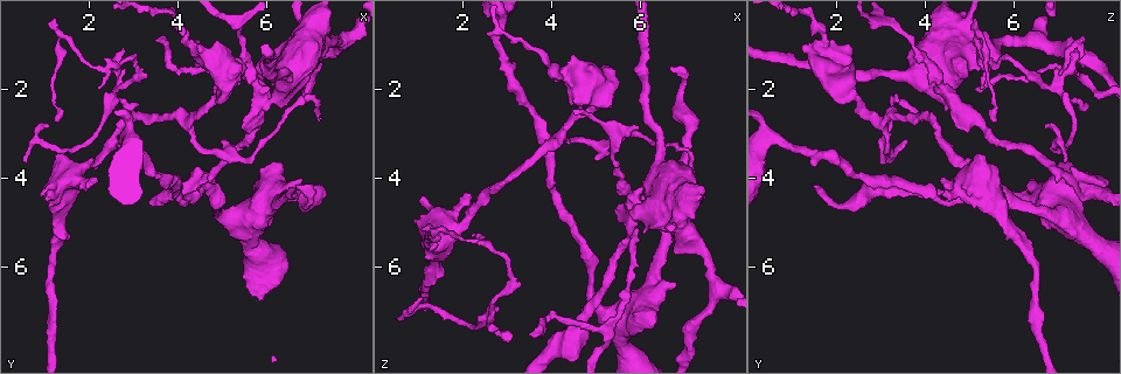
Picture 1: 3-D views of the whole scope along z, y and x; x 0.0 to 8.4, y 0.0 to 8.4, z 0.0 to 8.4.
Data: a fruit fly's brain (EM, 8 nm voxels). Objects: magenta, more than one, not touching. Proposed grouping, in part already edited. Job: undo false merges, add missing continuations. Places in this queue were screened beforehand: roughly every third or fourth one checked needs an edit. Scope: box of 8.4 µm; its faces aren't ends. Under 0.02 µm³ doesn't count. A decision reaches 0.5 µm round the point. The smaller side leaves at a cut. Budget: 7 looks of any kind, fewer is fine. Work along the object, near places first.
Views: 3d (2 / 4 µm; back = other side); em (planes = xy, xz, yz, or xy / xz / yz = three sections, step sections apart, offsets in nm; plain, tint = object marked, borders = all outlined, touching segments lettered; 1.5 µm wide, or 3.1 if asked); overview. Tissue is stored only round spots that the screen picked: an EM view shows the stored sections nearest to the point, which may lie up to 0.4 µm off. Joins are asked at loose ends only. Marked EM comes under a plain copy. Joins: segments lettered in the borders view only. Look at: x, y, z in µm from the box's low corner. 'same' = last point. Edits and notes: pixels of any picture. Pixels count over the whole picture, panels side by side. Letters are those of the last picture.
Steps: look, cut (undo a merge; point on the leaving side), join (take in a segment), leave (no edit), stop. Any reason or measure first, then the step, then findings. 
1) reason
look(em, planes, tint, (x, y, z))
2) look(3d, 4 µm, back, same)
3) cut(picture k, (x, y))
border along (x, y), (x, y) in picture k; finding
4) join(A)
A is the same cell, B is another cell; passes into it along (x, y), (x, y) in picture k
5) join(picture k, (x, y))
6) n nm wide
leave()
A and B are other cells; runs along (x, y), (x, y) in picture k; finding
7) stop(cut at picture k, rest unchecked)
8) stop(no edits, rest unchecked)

branch stops here
look(3d, 2 µm, back, (3.55, 0.90, 7.45))

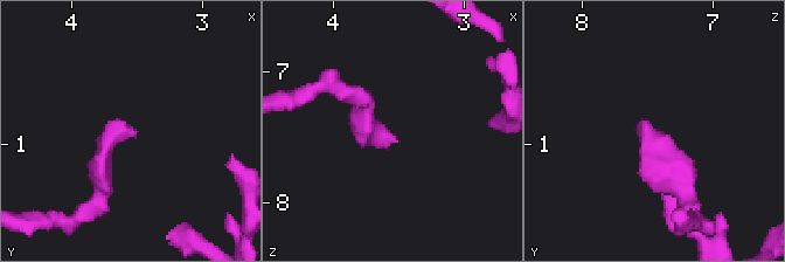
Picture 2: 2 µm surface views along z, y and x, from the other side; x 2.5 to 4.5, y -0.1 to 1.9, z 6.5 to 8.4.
need the tissue
look(em, planes, borders, (3.52, 0.88, 7.48))

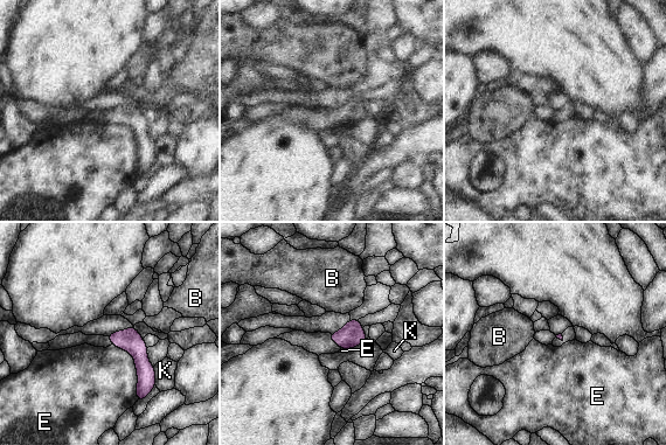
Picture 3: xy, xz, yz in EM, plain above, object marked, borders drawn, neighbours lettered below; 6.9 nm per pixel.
leave()
B, E and K are other cells; border along (112, 343), (134, 361), (137, 401) in picture 3; none of them fits

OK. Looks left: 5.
calibre changes
look(3d, 2 µm, (4.25, 0.95, 1.70))

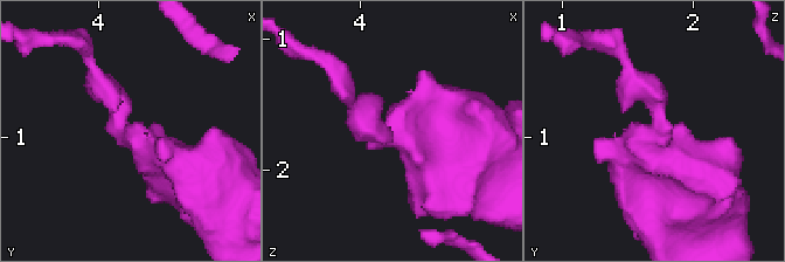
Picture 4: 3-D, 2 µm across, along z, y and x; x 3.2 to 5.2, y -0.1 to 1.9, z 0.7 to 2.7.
look(em, xz, step 4, tint, (4.24, 0.98, 1.74))

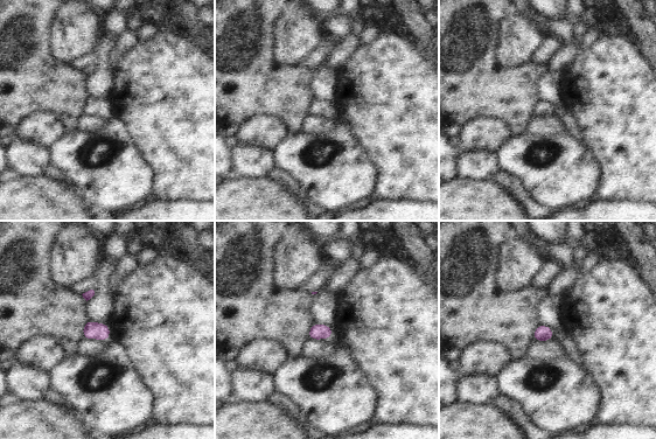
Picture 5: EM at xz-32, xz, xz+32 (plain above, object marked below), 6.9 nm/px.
see the neighbours
look(em, xz, step 4, borders, same)

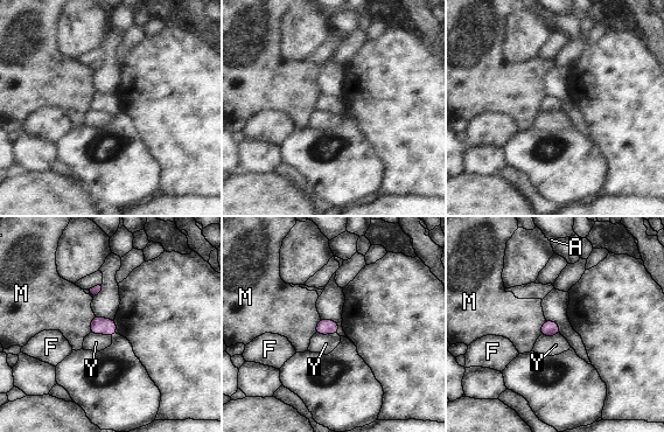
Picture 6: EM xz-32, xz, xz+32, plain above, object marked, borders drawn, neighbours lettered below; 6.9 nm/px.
100 nm wide
leave()
A, F, M and Y are other cells; border along (90, 332), (111, 336) in picture 6; continuous, no second cell

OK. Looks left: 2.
stops while still wide
look(3d, 2 µm, (6.75, 3.95, 6.40))

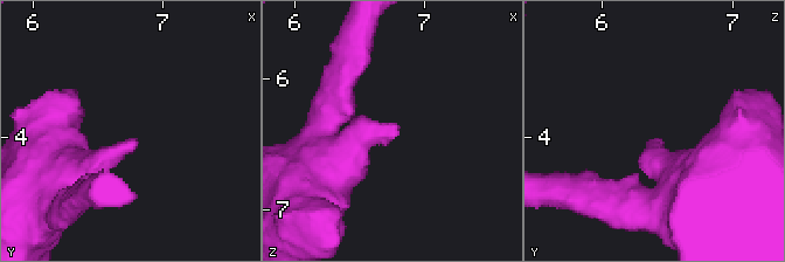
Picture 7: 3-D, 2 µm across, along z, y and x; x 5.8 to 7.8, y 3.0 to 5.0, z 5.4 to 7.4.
need the tissue
look(em, planes, borders, (6.78, 4.02, 6.42))

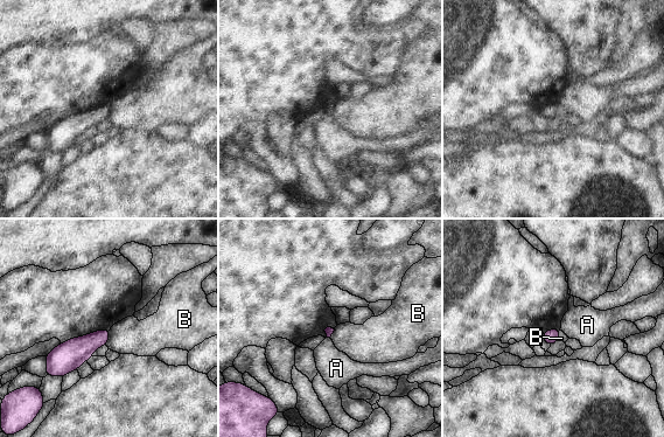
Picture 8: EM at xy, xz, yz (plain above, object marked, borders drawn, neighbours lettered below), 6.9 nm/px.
leave()
A and B are other cells; border along (110, 330), (106, 345) in picture 8; no lettered segment goes on from it

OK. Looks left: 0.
stop(no edits, rest unchecked)

